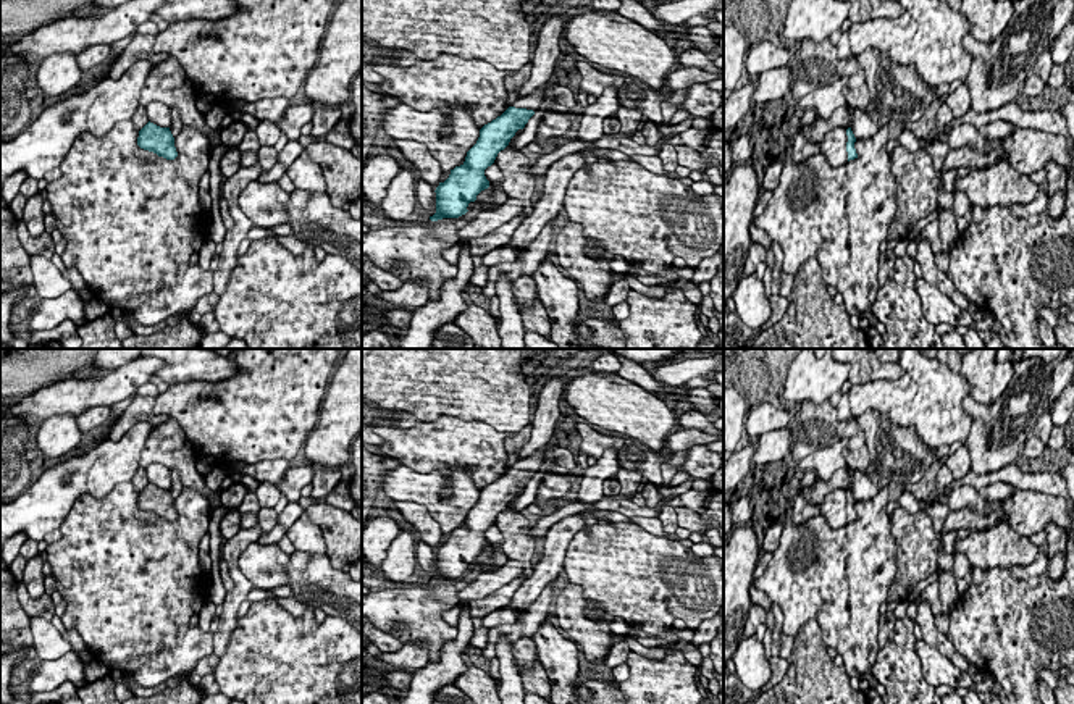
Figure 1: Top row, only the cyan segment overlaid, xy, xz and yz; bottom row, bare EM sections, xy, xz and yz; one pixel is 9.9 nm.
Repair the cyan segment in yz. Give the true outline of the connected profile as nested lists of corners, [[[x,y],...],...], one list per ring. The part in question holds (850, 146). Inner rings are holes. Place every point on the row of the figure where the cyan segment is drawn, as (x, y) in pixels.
[[[833,128],[819,142],[820,153],[827,158],[832,168],[838,168],[850,160],[858,158],[854,149],[856,137],[851,128]]]

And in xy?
[[[150,121],[139,131],[137,145],[166,160],[178,157],[170,128],[160,128]]]

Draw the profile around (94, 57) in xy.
[[[94,45],[76,55],[82,74],[89,76],[99,71],[108,61],[110,52],[110,45]]]

